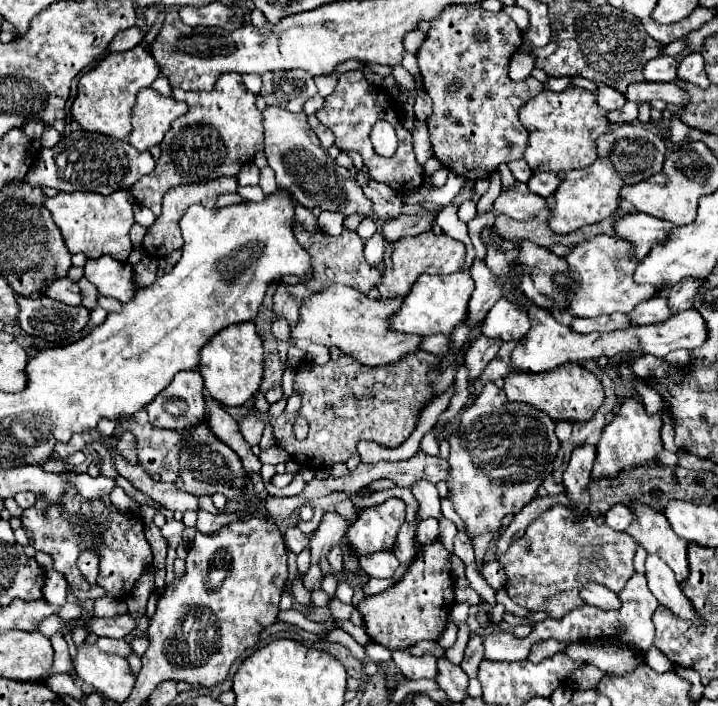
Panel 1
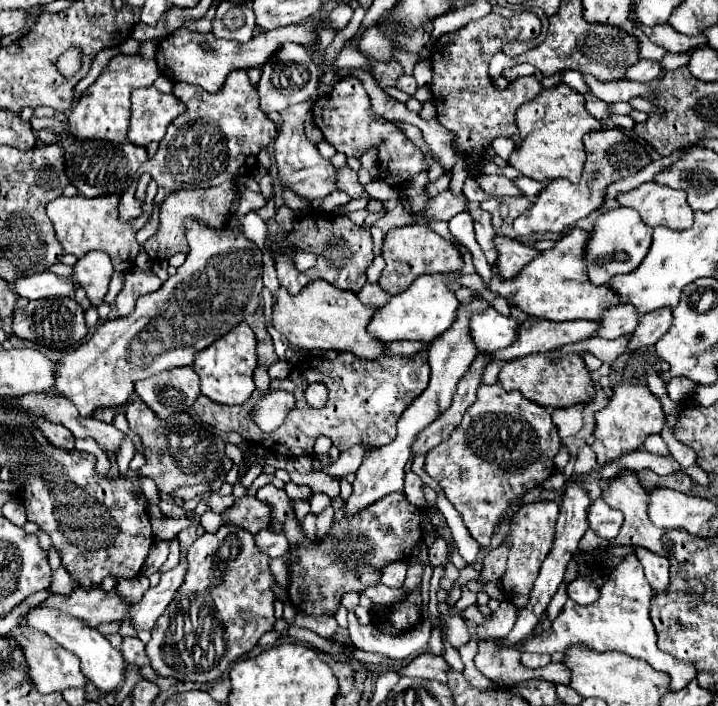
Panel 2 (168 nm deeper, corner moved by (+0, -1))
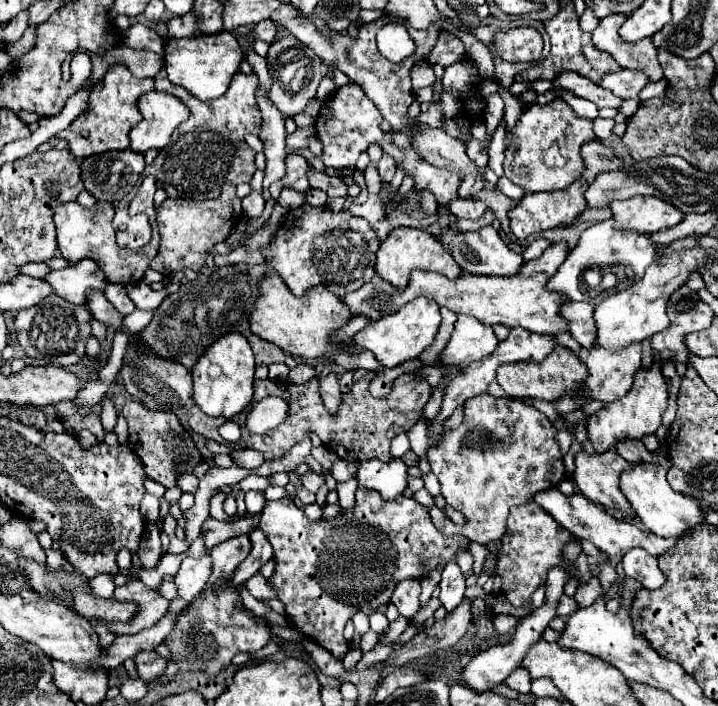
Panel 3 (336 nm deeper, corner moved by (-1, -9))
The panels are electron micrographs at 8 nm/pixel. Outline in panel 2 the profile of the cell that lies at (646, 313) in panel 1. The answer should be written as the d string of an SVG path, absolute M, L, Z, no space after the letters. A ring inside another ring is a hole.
M617 303L607 311L603 311L603 317L599 323L601 323L601 331L597 331L597 335L593 337L617 339L621 335L629 335L637 327L639 317L633 311L633 307L629 307L629 303Z

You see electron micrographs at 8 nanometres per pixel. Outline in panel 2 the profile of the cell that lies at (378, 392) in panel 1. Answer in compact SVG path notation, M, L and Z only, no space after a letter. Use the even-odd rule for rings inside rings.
M343 351L337 359L329 361L323 357L307 357L301 365L293 367L285 379L273 379L271 387L285 389L295 395L297 407L289 411L283 425L267 435L249 419L247 405L219 405L201 395L193 411L201 421L219 431L237 431L243 439L255 443L267 443L267 449L285 457L299 457L303 453L313 455L313 443L317 435L325 435L333 441L339 451L353 445L383 447L395 439L395 425L401 413L427 389L429 385L429 363L427 351L419 351L411 357L381 357L381 359L357 359L353 353ZM311 383L323 383L329 389L329 399L323 409L311 409L305 401L305 389Z

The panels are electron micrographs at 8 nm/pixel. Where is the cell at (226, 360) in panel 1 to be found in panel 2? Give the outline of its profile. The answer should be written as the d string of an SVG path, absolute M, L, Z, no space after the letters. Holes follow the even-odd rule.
M239 323L233 331L229 331L229 335L223 335L215 343L199 351L193 363L193 369L199 375L201 393L221 405L241 405L251 397L251 393L255 391L253 383L255 367L257 367L255 335L247 323Z

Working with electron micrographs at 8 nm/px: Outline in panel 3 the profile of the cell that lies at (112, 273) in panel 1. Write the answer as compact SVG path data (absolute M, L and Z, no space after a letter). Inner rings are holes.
M82 259L66 269L50 271L44 279L54 287L56 295L74 305L84 305L88 291L104 291L108 285L100 263L94 259Z

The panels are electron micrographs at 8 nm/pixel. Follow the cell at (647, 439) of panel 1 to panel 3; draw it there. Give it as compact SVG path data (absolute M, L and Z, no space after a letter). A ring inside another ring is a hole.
M654 363L650 369L638 369L632 389L622 399L606 403L600 411L588 417L588 437L594 445L594 451L604 453L620 441L626 441L626 439L640 441L646 435L654 435L656 429L662 425L660 419L668 407L666 401L668 401L668 389L666 389L660 365Z

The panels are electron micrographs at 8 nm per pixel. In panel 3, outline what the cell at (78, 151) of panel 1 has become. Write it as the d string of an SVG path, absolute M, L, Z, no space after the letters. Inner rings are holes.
M130 149L92 155L80 165L86 191L100 203L116 203L134 191L144 167L144 155Z

